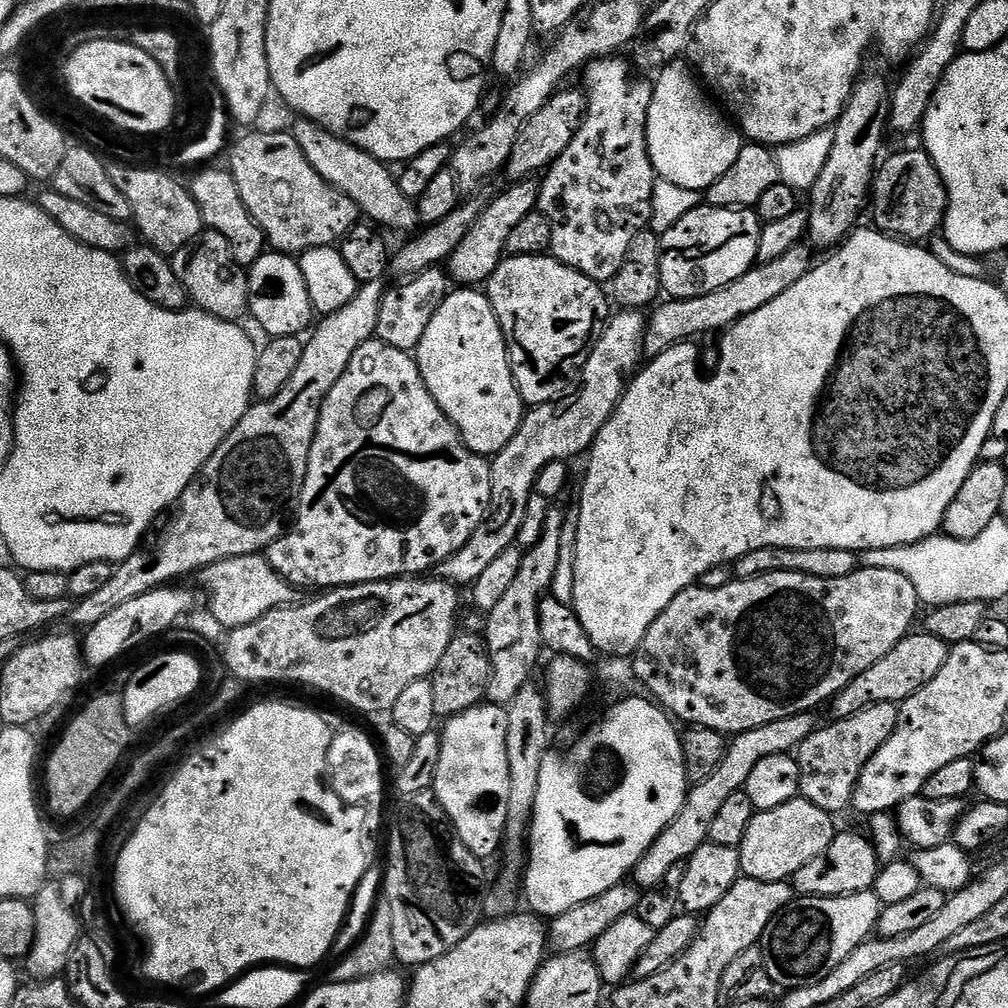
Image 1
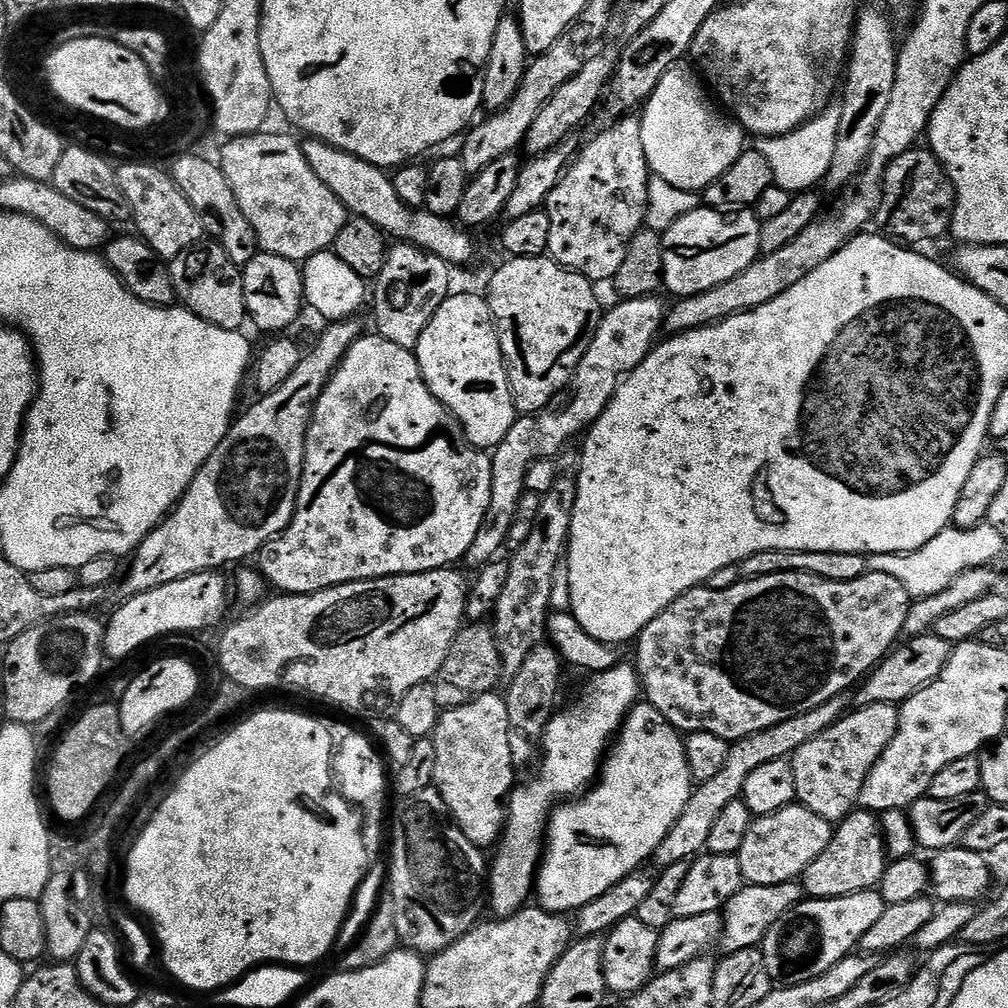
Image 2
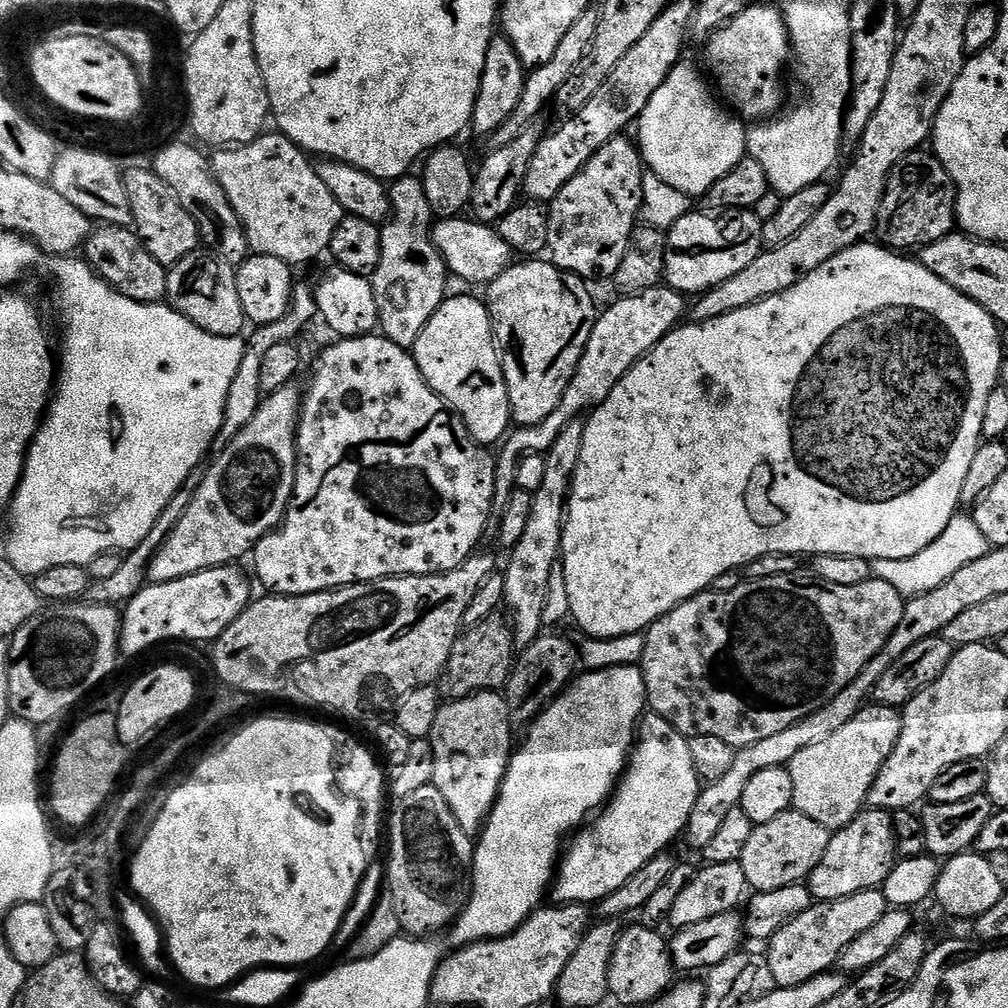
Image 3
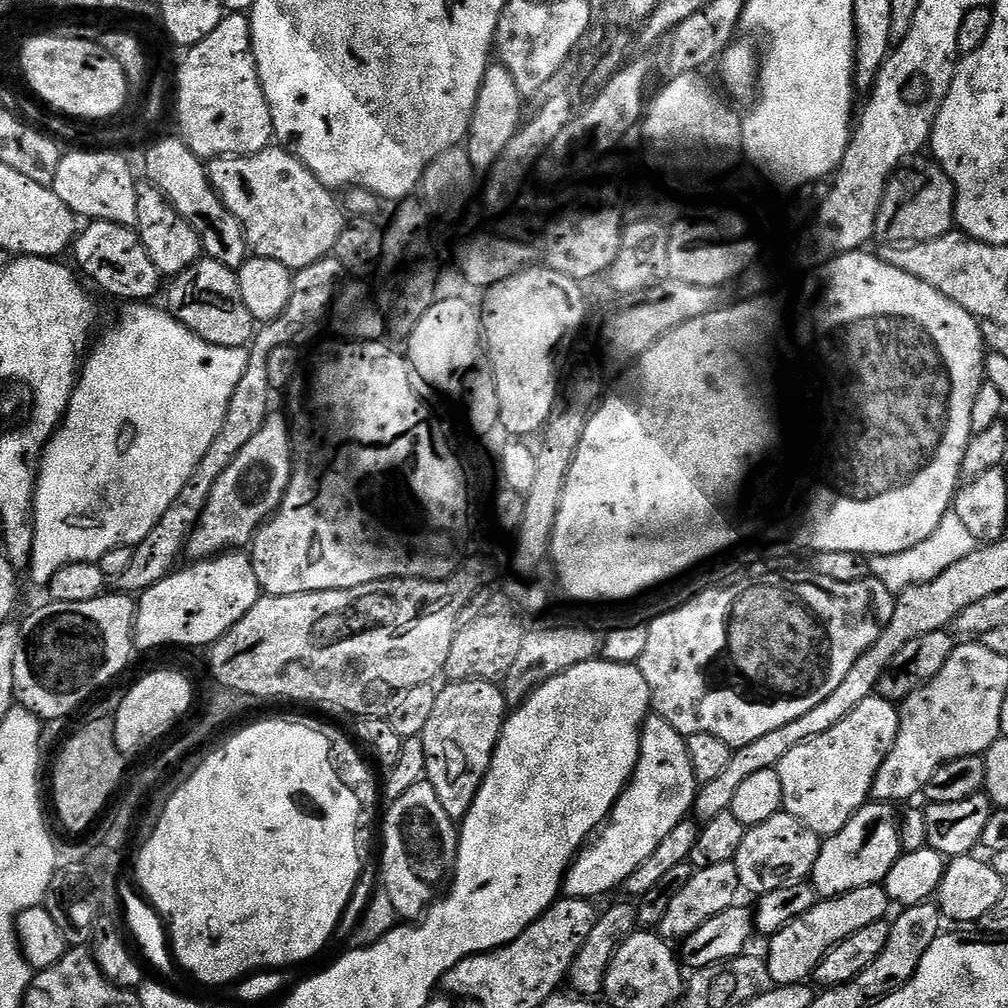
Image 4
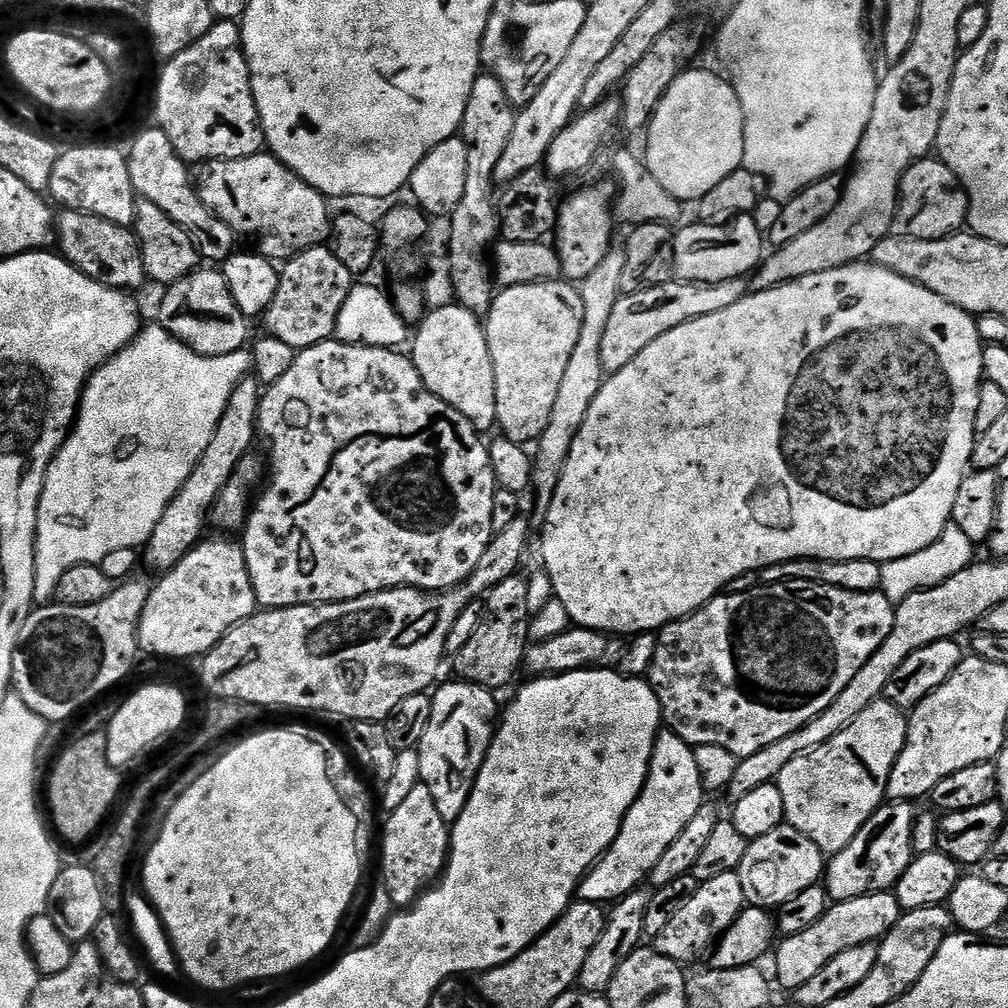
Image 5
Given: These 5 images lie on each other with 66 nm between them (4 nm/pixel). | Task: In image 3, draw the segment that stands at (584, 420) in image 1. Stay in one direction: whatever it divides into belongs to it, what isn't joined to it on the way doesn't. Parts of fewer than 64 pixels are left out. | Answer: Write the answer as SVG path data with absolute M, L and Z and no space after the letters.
M657 286L645 292L635 292L632 296L621 295L617 304L601 311L596 318L596 325L590 334L590 342L586 342L586 350L576 368L574 378L566 386L562 394L562 402L550 414L550 418L541 424L525 424L509 431L502 447L496 456L496 493L494 505L503 510L508 499L516 491L516 470L523 456L543 454L554 446L554 438L562 434L562 430L571 420L583 417L600 407L618 386L618 382L634 367L637 362L650 352L661 338L667 336L673 328L685 319L685 297L667 286Z

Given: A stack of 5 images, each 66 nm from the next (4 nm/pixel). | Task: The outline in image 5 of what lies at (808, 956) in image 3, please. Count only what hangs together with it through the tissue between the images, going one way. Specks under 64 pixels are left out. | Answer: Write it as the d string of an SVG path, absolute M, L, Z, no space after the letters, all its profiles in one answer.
M895 891L867 892L865 896L835 901L828 911L806 930L793 936L785 936L775 945L776 976L774 980L788 990L803 986L813 974L818 974L830 958L850 950L850 946L862 946L883 940L886 933L900 921L902 909Z

